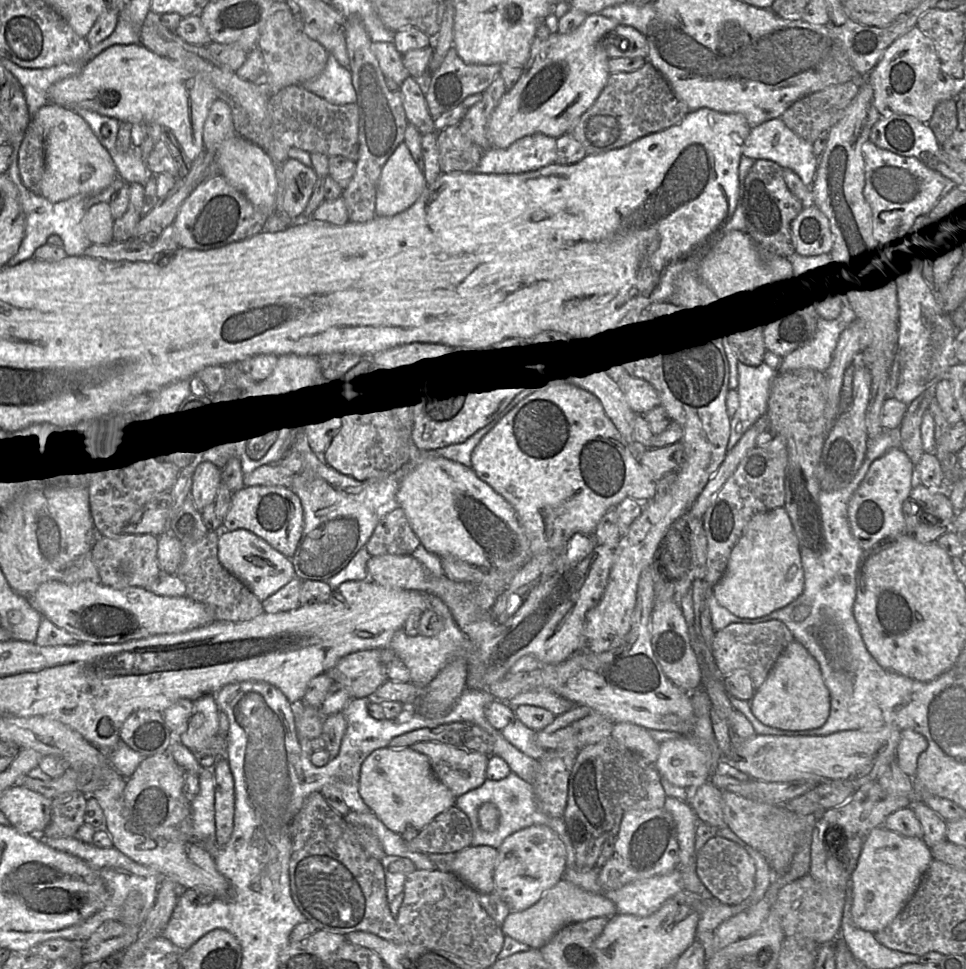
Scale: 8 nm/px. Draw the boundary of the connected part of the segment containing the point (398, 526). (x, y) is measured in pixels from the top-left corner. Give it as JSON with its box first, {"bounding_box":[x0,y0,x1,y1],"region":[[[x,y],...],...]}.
{"bounding_box":[364,507,420,556],"region":[[[399,507],[378,523],[364,548],[371,556],[412,555],[420,544],[404,510]]]}

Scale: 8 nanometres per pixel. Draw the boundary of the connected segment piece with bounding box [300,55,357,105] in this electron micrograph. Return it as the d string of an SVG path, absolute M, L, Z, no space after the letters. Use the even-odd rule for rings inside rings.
M328 55L327 64L324 70L318 76L300 86L335 105L354 104L357 100L350 70L341 66L336 58L332 55Z

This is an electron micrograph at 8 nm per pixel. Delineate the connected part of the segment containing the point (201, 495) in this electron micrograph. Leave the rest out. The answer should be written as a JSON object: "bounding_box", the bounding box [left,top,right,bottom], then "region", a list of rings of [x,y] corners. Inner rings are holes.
{"bounding_box":[190,459,222,511],"region":[[[200,459],[196,464],[190,499],[198,511],[214,503],[222,470],[214,462]]]}

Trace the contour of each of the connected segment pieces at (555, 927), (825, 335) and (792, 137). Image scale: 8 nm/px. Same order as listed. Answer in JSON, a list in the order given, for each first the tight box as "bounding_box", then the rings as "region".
[{"bounding_box":[501,877,616,949],"region":[[[562,877],[530,907],[518,912],[510,911],[501,925],[501,930],[506,936],[531,948],[540,949],[565,925],[596,917],[610,918],[615,914],[616,905],[613,901],[588,892]]]},{"bounding_box":[778,319,848,373],"region":[[[817,319],[814,336],[807,343],[787,354],[778,368],[779,373],[799,369],[824,372],[833,357],[839,337],[848,326],[842,319],[824,321]]]},{"bounding_box":[741,117,819,186],"region":[[[780,117],[751,128],[742,145],[741,154],[752,159],[771,160],[783,169],[791,169],[806,186],[810,186],[813,182],[819,161],[819,158],[813,152],[812,143],[797,136],[785,125]]]}]

